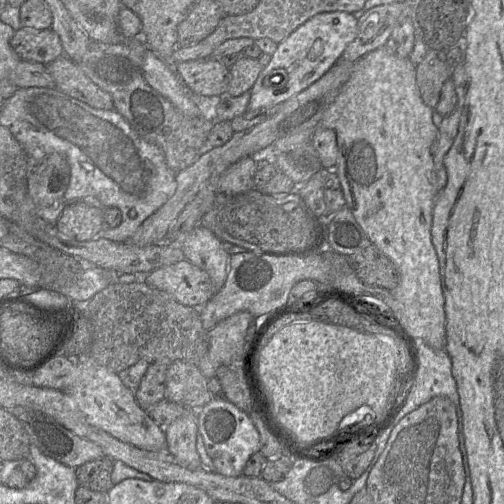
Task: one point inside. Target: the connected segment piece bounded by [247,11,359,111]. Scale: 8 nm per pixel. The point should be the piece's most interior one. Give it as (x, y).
(310, 51)

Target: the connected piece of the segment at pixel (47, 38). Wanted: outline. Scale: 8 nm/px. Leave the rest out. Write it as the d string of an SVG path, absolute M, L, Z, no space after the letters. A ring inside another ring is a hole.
M20 28L15 30L10 45L19 58L46 65L64 55L61 40L51 29Z

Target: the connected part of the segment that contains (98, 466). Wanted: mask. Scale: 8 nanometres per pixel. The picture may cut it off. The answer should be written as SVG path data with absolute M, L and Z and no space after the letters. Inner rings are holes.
M103 457L75 469L78 483L90 490L107 493L112 487L111 474L114 460Z

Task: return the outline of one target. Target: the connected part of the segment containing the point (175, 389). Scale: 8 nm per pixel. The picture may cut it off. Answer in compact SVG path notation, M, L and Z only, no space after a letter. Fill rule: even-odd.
M183 360L173 361L166 372L165 400L199 410L210 400L208 379L199 368Z

